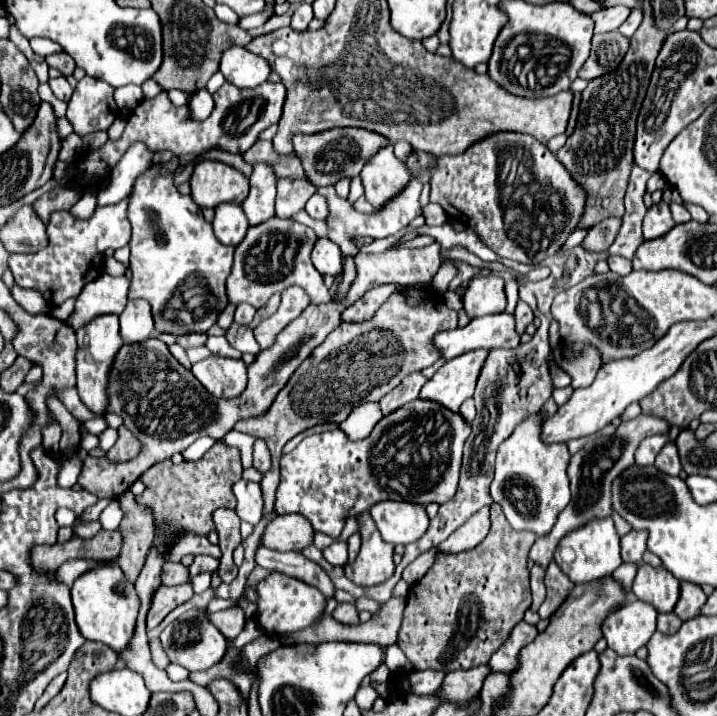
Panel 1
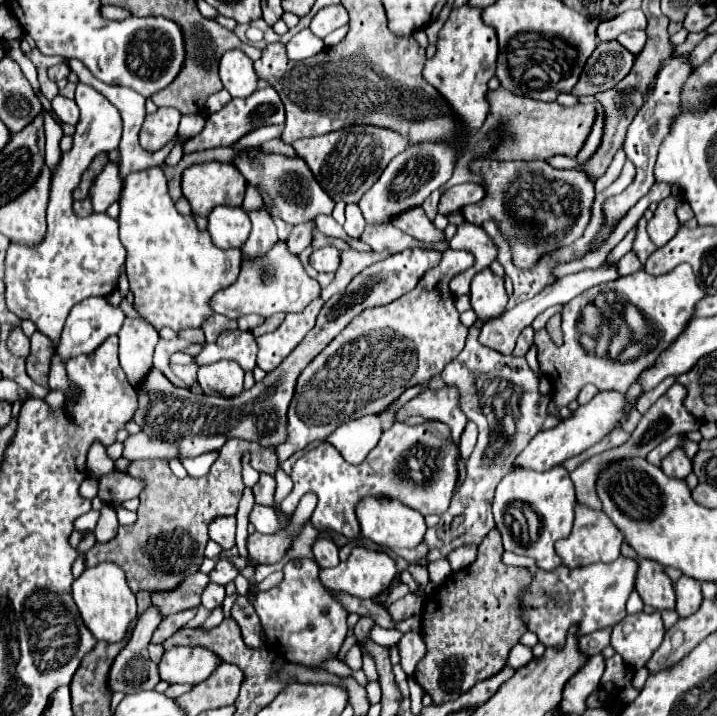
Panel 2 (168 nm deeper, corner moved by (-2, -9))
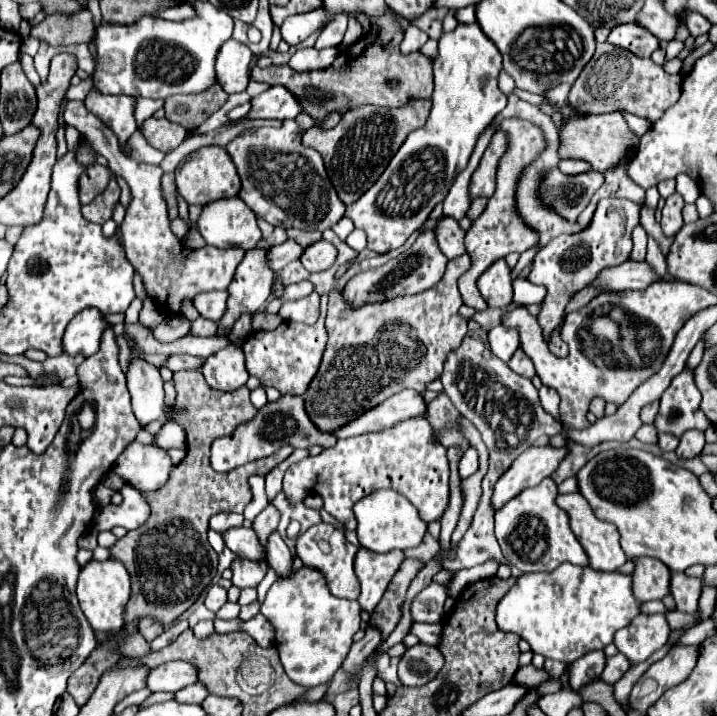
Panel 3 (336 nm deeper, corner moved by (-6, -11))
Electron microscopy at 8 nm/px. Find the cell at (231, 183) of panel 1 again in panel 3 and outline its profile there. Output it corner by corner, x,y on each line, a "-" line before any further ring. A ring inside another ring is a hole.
202,147
192,155
188,155
186,161
176,169
176,185
180,197
188,205
200,205
200,207
224,197
236,197
242,187
230,155
222,147

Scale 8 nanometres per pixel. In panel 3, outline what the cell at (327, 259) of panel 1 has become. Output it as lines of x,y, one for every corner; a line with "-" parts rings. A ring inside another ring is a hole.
322,239
322,241
312,243
310,247
306,247
304,257
300,257
300,261
308,271
326,271
334,265
336,253
338,253
336,247

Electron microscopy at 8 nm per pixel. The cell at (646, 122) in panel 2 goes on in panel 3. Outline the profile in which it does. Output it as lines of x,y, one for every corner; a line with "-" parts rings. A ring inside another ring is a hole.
616,197
600,199
592,223
586,231
578,235
560,235
552,239
542,251
538,251
528,281
534,285
544,285
548,289
548,295
542,303
542,311
538,315
538,323
542,325
546,339
562,321
564,307
570,301
568,291
572,291
574,295
576,291
592,283
592,279
596,279
596,271
600,271
600,267
624,263
624,259
630,257
632,251
630,235
634,227
640,223
640,209
642,209
640,203
630,203
626,199
616,199

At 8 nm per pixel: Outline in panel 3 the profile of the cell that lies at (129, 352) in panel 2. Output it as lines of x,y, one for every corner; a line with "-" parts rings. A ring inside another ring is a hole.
114,325
116,335
124,337
128,347
138,355
130,361
128,365
128,391
132,395
132,409
136,413
136,419
140,421
140,425
146,425
154,419
162,419
164,417
164,381
162,375
158,371
158,367
150,365
148,361
144,361
142,349
134,343
134,339
126,333
124,325

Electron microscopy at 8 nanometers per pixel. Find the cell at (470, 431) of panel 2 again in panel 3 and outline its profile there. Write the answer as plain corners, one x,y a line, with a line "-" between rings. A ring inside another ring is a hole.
468,447
466,453
460,459
460,465
458,465
460,475
464,475
464,479
466,479
476,471
476,467
478,467
478,453
476,453
474,447

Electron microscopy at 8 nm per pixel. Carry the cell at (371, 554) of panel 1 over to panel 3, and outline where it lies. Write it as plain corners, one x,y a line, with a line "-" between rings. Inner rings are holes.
358,549
354,559
354,571
360,581
360,597
358,603
364,611
372,613
376,603
382,599
388,589
394,573
404,561
404,553
394,549
388,553
374,553
368,549

